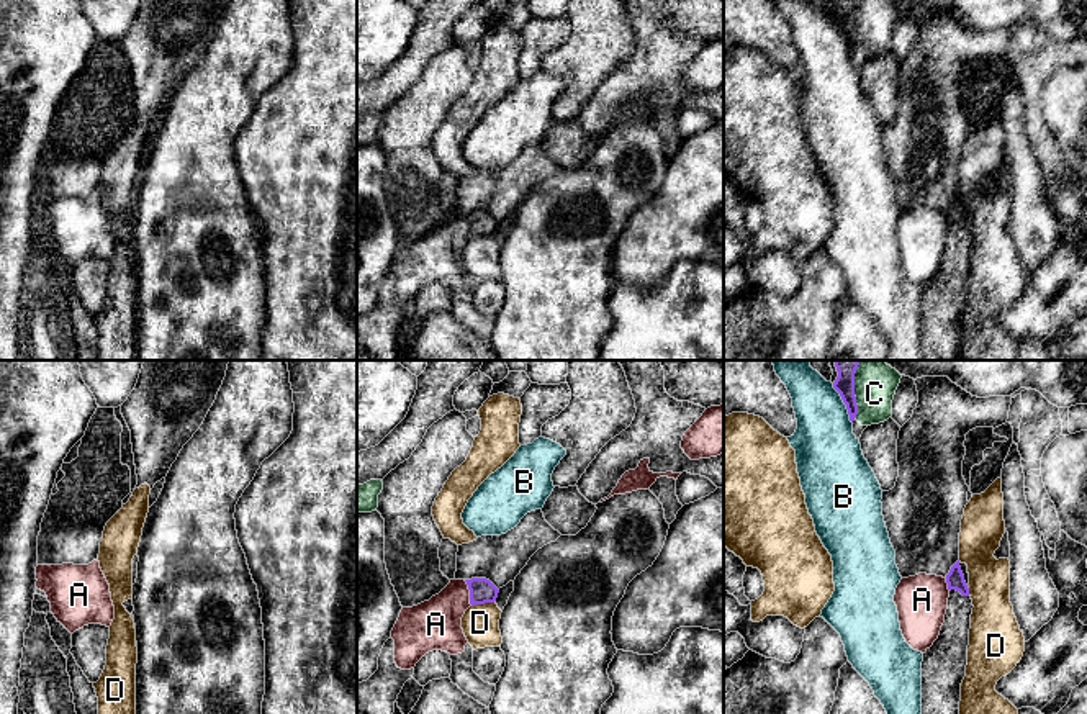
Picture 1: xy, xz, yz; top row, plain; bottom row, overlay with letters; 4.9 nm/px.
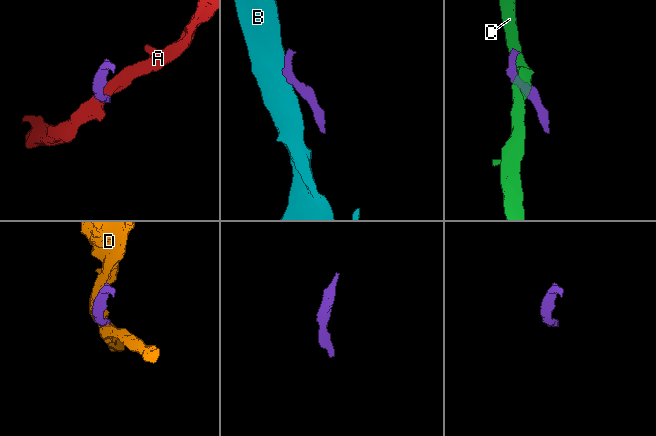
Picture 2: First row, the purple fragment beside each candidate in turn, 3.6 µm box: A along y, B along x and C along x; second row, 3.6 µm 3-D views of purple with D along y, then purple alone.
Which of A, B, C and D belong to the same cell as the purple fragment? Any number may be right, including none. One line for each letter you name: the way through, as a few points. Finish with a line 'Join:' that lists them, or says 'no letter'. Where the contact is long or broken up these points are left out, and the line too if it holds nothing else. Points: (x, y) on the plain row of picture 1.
Join: no letter

